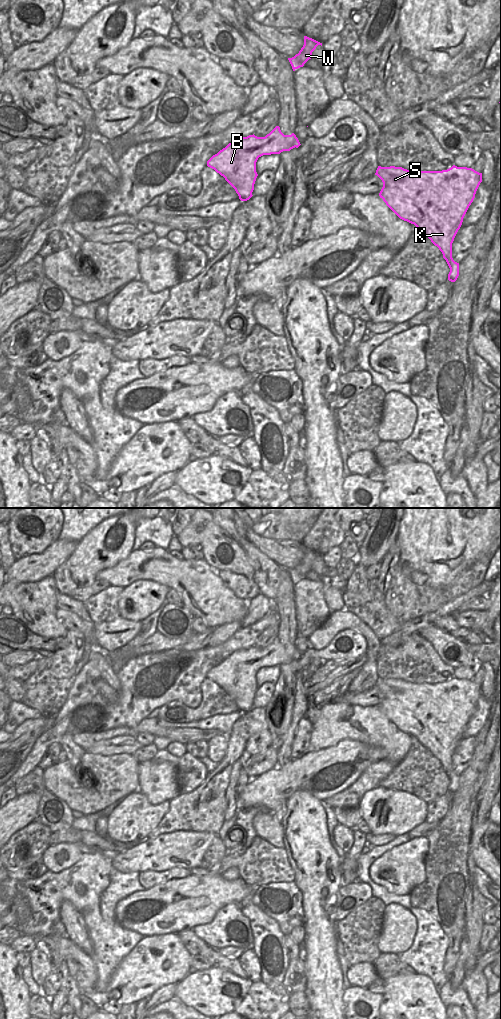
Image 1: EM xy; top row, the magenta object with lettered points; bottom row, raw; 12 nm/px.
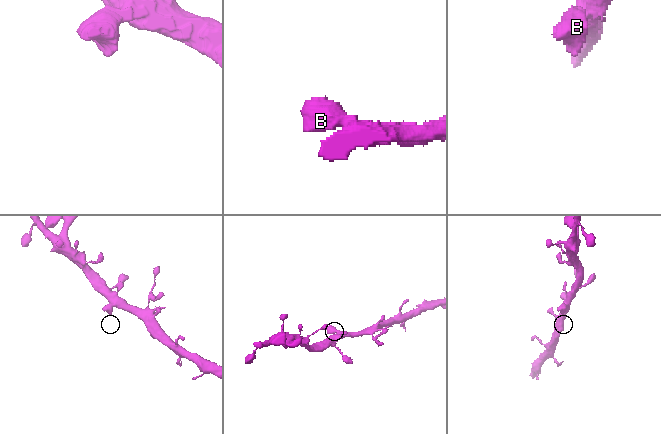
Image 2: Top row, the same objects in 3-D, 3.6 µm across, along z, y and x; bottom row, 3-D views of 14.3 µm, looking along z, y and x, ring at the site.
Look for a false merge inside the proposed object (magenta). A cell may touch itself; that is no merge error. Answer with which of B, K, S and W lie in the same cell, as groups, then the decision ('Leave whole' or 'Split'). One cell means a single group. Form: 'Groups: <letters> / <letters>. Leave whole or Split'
Groups: B K S W. Leave whole

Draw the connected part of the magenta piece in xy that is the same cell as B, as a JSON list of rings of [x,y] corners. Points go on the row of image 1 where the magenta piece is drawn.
[[[276,126],[265,137],[257,137],[254,134],[233,140],[225,148],[213,155],[208,161],[207,166],[214,169],[217,173],[235,189],[241,201],[249,200],[253,195],[254,184],[258,176],[256,172],[256,162],[263,155],[280,154],[283,151],[290,151],[298,148],[300,142],[296,135],[284,135],[279,126]]]

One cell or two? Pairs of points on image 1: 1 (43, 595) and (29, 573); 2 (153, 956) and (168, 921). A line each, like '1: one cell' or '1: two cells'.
1: two cells
2: two cells

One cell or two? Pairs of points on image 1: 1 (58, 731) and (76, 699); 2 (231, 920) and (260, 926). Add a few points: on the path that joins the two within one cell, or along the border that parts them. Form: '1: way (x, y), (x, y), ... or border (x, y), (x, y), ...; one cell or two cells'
1: border (88, 700), (76, 706), (55, 724); two cells
2: border (239, 907), (249, 922), (254, 947); two cells

